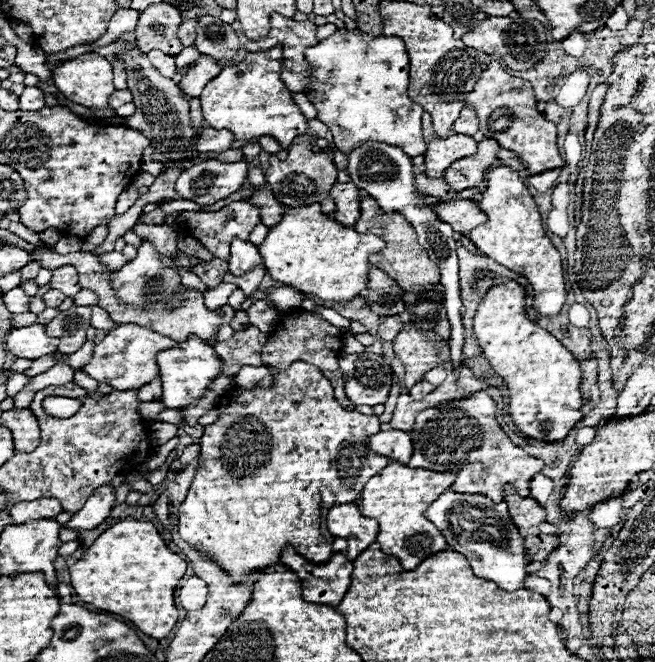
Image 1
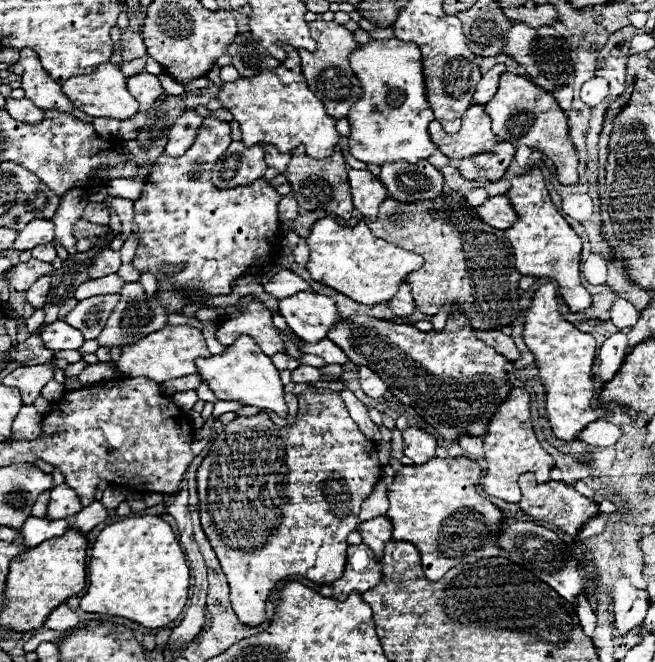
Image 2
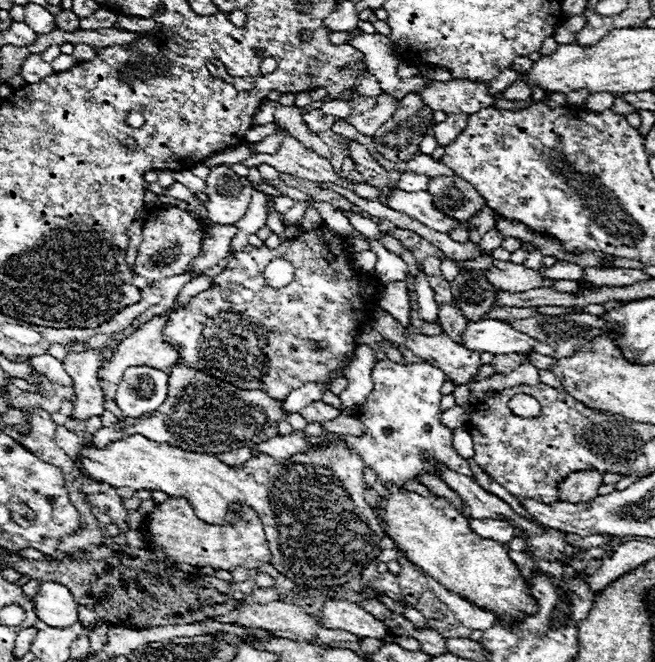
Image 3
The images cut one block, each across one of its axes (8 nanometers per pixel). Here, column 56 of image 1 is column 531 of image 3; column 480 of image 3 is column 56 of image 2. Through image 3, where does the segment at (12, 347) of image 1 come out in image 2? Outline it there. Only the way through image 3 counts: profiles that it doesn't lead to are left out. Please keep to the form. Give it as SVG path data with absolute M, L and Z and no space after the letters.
M56 320L50 324L44 324L40 328L40 336L46 348L60 352L60 350L80 350L84 344L84 338L80 330L68 326L64 320Z

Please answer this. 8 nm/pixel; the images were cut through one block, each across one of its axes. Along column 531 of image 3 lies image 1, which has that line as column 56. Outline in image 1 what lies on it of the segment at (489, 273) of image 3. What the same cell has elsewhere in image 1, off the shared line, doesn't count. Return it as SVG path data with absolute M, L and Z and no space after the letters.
M60 266L60 268L56 268L52 272L52 278L50 278L48 286L52 290L60 290L66 296L74 296L74 294L78 294L82 290L78 286L78 274L76 274L74 266Z

